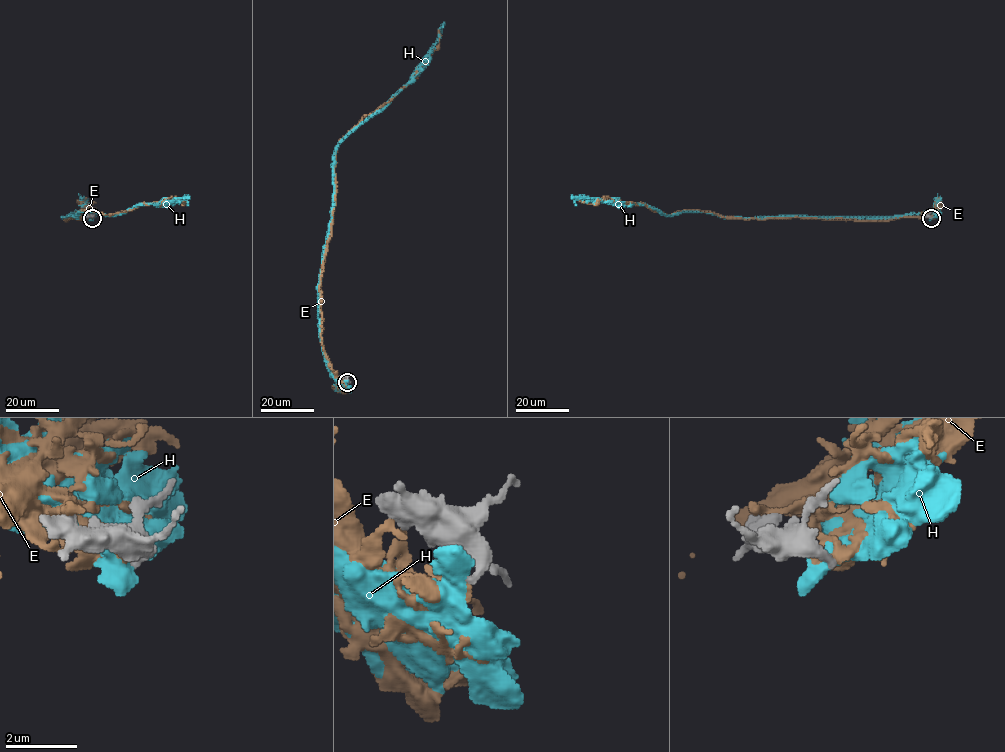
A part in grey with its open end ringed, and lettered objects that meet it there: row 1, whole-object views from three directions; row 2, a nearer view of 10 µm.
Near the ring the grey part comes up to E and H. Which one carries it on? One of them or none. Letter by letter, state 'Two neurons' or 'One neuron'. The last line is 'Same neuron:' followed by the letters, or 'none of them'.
E: Two neurons
H: Two neurons
Same neuron: none of them

